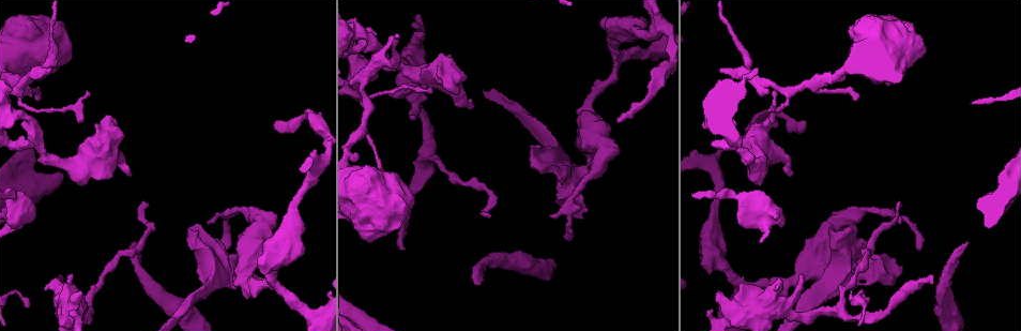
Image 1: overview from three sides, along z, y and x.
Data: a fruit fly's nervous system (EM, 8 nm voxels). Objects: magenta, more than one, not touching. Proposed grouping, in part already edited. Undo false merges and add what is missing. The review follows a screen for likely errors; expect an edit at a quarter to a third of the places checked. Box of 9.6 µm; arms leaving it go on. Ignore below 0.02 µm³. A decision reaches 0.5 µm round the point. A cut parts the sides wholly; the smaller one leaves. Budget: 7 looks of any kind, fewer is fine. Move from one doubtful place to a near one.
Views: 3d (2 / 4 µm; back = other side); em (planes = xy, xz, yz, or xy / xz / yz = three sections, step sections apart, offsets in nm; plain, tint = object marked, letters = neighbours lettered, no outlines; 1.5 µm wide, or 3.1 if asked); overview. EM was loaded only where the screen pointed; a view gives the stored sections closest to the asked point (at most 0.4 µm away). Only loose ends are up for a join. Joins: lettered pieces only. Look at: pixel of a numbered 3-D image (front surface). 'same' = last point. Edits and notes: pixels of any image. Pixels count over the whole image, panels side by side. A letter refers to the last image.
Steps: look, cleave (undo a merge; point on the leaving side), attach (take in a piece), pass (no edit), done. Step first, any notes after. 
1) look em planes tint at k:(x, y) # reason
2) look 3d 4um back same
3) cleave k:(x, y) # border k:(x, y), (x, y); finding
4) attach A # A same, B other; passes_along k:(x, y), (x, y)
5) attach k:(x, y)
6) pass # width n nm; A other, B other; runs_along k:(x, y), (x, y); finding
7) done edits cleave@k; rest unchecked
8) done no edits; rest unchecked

look 3d 4um at 1:(254, 216) # sudden change in width

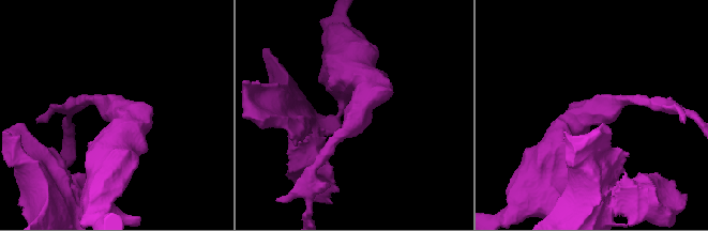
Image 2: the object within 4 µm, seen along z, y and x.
look em planes letters at 2:(602, 111) # arm_widths 180, 500 nm; now the EM

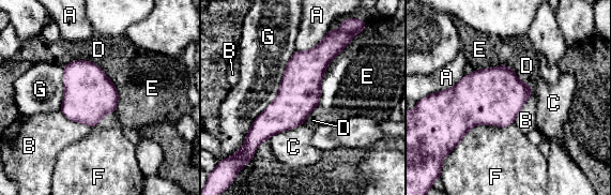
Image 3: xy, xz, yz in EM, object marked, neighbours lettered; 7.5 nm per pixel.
pass # width 320 nm; A other, B other, C other, D other, E other, F other, G other; border 3:(353, 39), (327, 65), (317, 106); continuous, no second cell

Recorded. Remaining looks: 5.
look em planes letters at 1:(146, 204) # tapers out

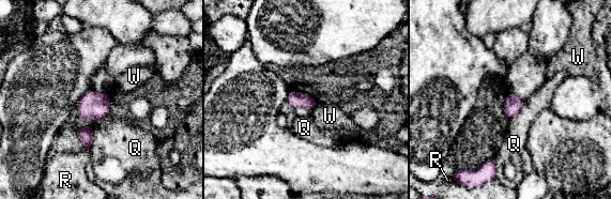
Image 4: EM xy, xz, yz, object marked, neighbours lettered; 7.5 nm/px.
pass # width 120 nm; Q other, R other, W other; border 4:(107, 113), (94, 124), (89, 149); no lettered piece goes on from it

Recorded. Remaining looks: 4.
look 3d 2um back at 1:(481, 284) # long arm stops here

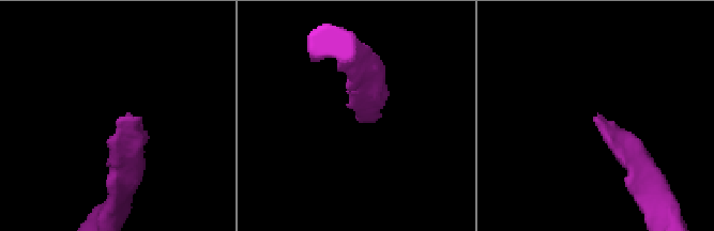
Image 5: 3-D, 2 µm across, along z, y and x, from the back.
look em planes letters at 5:(362, 120)

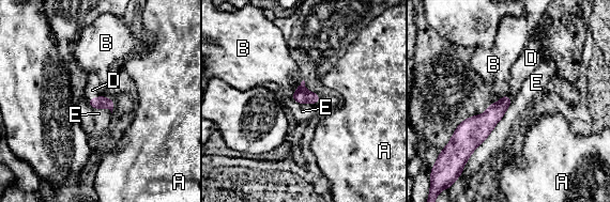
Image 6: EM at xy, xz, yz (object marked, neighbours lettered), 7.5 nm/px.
attach 6:(92, 90) # longest_contact E 190 nm; A other, B other, D same, E other; passes_along 6:(101, 102), (96, 97), (92, 90); it goes on there

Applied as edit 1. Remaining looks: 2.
done edits attach@6; rest unchecked

